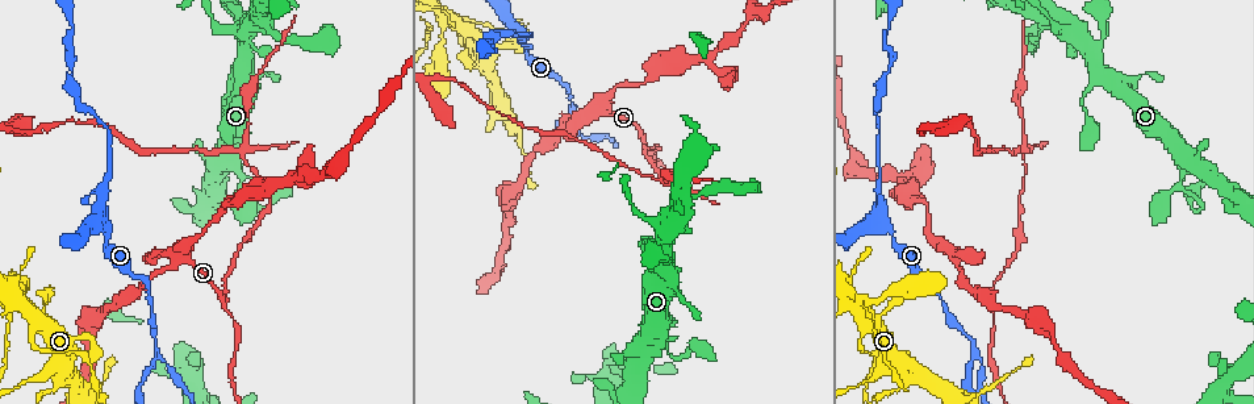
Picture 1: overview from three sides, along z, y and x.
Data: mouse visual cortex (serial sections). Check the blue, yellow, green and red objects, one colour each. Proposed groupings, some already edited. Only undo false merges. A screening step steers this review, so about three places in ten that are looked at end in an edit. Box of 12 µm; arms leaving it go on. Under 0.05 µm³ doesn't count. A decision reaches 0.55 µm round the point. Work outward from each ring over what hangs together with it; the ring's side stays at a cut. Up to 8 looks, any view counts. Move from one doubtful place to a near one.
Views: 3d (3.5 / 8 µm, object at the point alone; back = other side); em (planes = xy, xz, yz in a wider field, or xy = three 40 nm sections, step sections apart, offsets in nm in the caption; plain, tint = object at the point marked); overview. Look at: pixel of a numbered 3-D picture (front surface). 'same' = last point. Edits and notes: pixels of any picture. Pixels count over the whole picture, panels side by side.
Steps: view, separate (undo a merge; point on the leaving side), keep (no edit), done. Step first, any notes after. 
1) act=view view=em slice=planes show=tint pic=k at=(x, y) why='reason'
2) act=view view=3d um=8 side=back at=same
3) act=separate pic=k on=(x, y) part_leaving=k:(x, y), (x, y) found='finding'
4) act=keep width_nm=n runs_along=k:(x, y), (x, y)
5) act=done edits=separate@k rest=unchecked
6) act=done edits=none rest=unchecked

act=view view=3d um=3.5 pic=1 at=(1182, 185) why='two arms in line, one across'

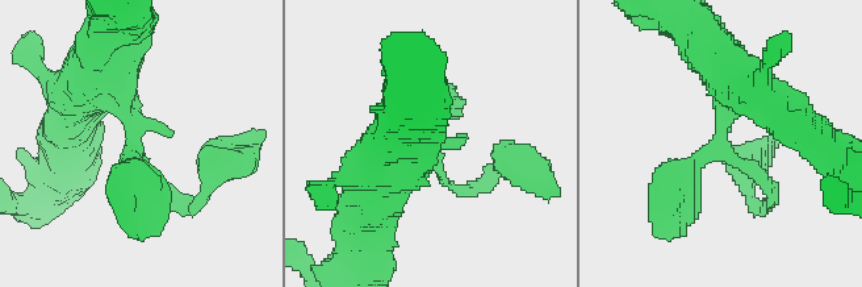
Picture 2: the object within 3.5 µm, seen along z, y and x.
act=view view=em slice=xy step=1 show=tint pic=2 at=(136, 141) why='need the tissue'

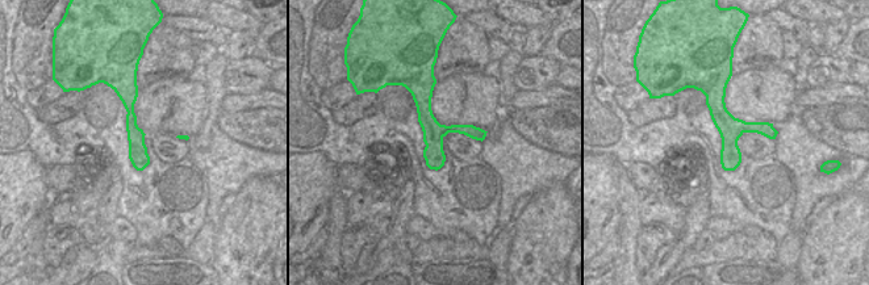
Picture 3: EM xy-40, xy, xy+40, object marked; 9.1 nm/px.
act=keep width_nm=190 runs_along=3:(722, 88), (731, 167) found='all the same cell'

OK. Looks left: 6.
act=view view=3d um=3.5 pic=1 at=(155, 349) why='arms part here'

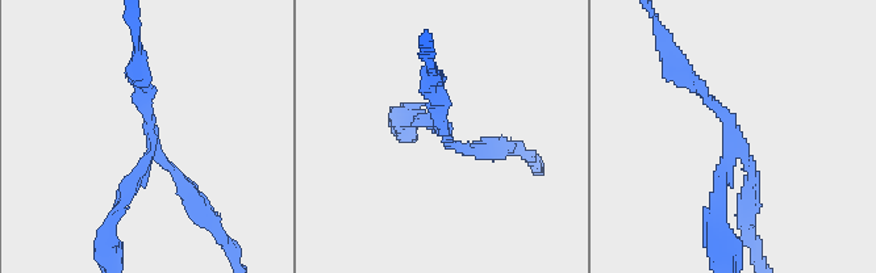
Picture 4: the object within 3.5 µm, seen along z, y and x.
act=view view=em slice=xy step=3 show=plain pic=4 at=(154, 143) arms=3 arm_widths_nm=150,150,200 why='now the EM'

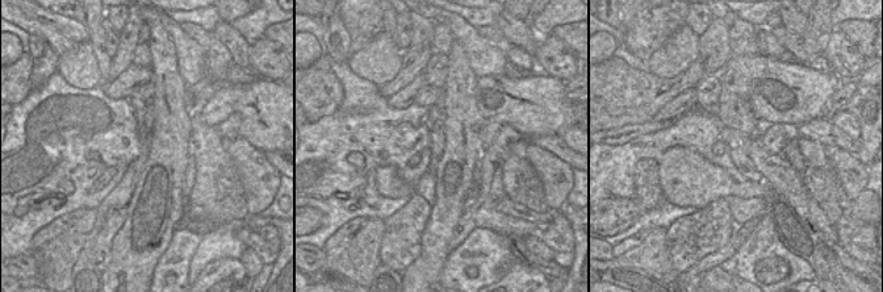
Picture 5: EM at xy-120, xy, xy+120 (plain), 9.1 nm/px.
act=view view=em slice=xy step=3 show=tint at=same why='where the object lies'

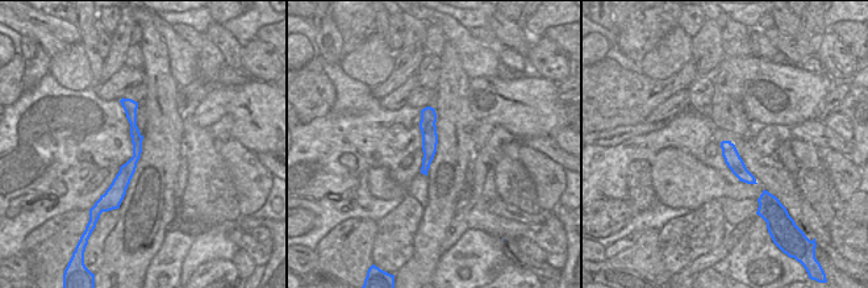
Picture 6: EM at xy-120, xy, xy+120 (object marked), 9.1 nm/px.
act=separate pic=4 on=(747, 188) part_leaving=4:(742, 147), (755, 247) found='a second cell is stuck on'

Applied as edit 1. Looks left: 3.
act=view view=overview

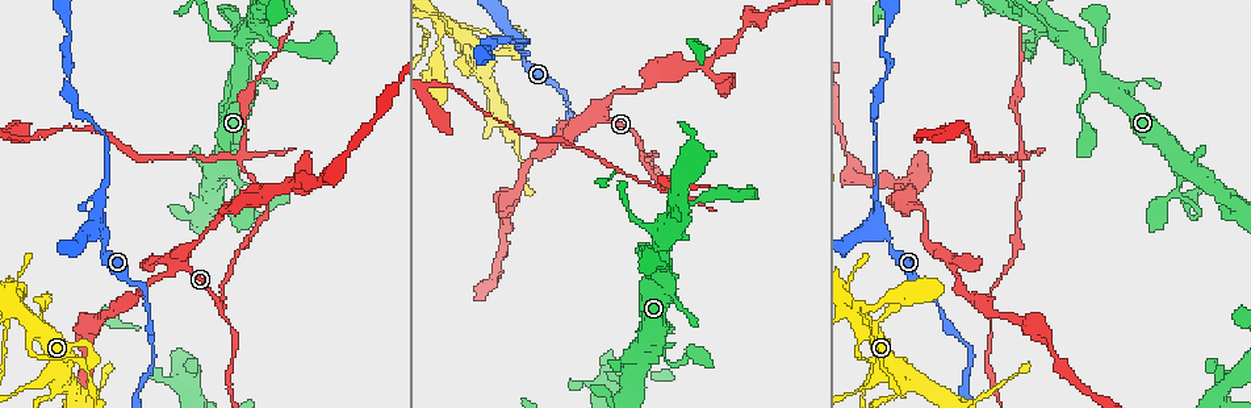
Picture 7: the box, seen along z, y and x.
act=view view=3d um=3.5 pic=7 at=(29, 346) why='three-way junction'

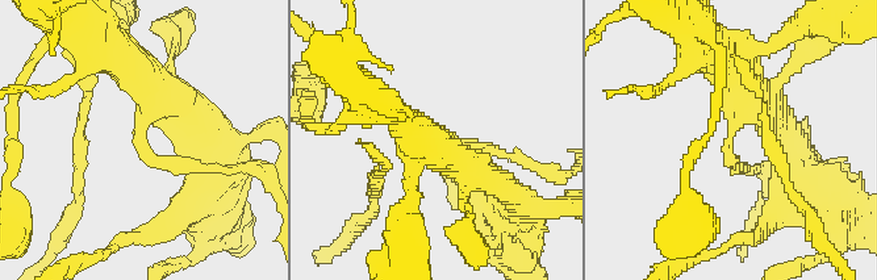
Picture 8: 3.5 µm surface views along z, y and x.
act=view view=em slice=xy step=5 show=tint pic=8 at=(141, 133)

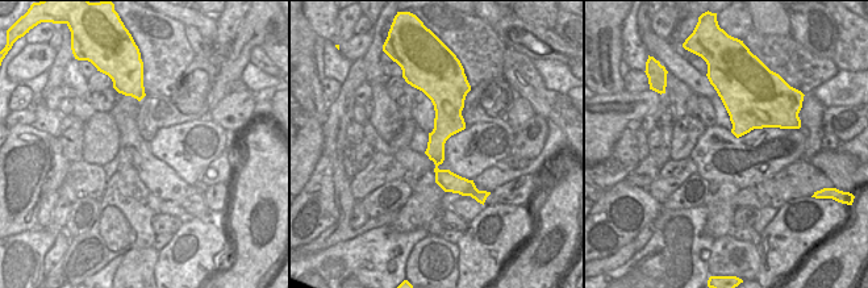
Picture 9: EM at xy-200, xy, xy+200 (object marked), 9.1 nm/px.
act=keep arm_widths_nm=150,400,450 runs_along=9:(429, 91), (442, 104), (437, 168), (471, 192) found='one cell here'

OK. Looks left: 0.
act=done edits=separate@4 rest=unchecked

